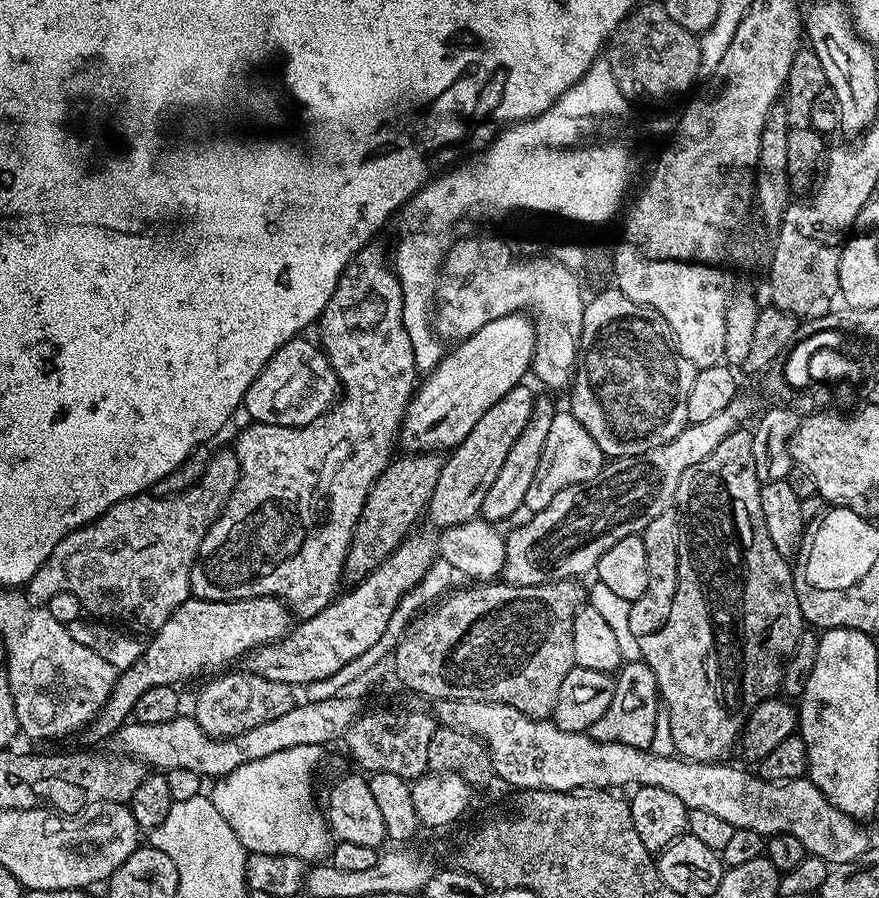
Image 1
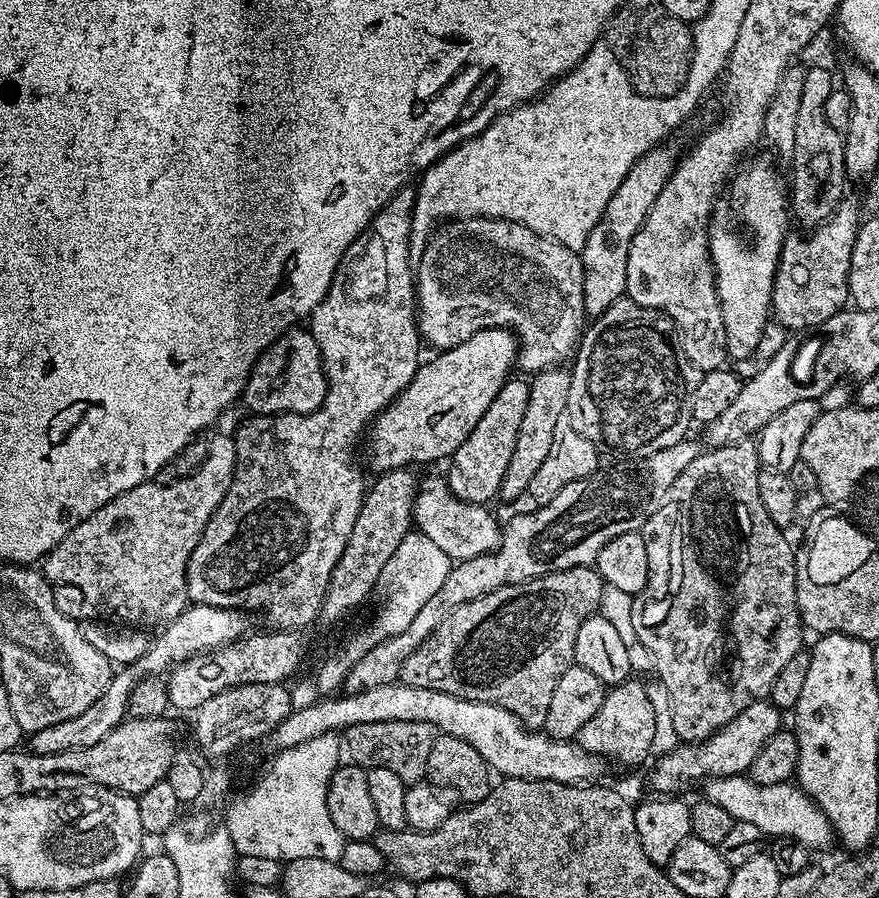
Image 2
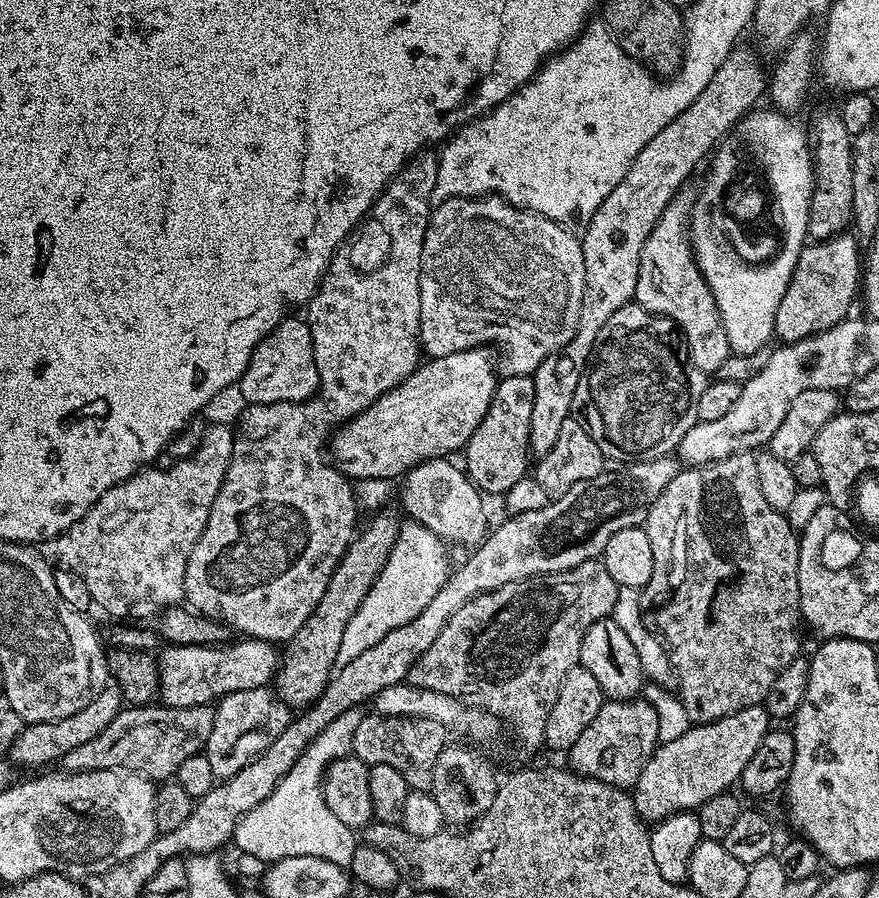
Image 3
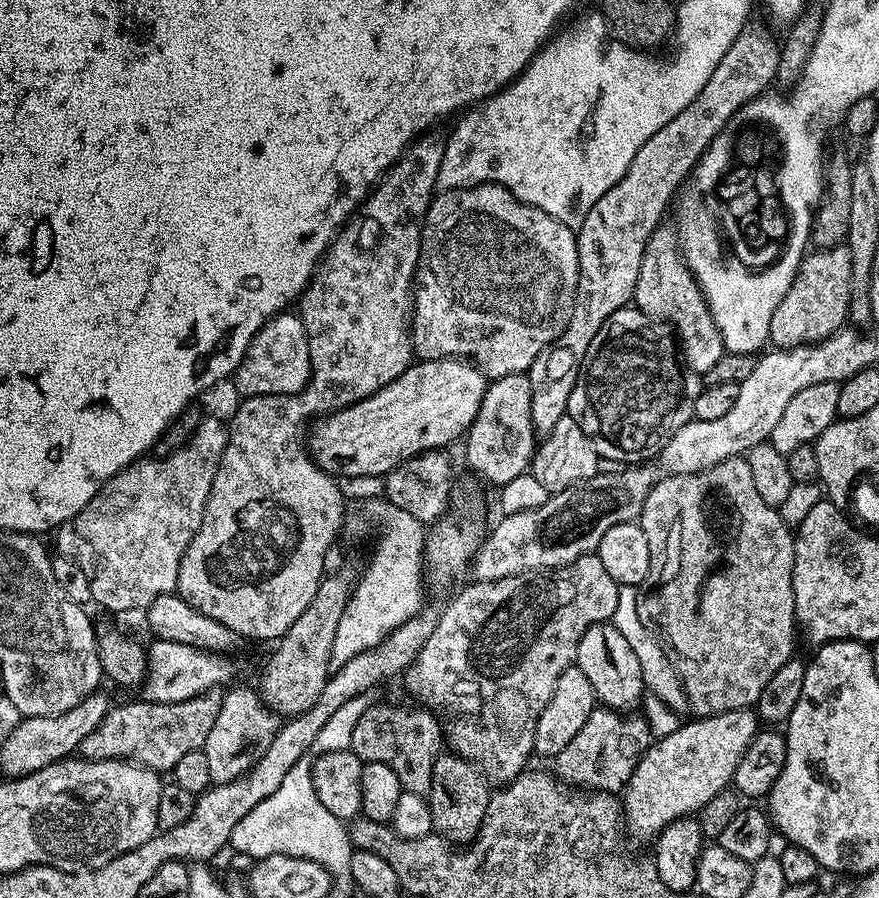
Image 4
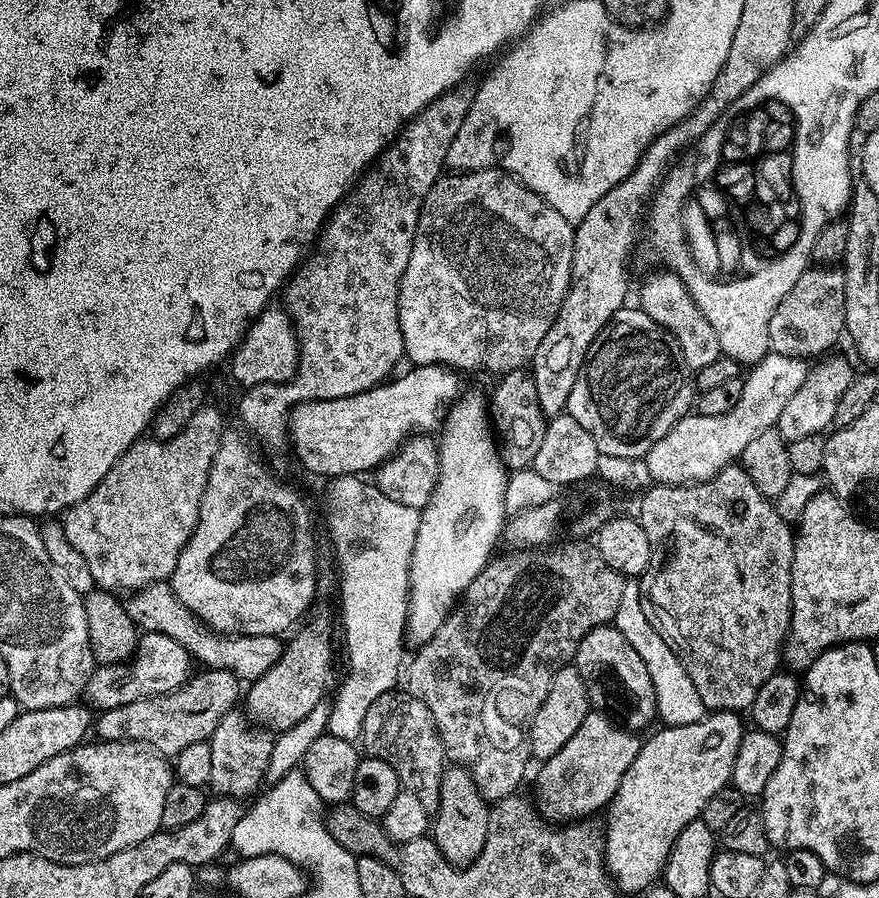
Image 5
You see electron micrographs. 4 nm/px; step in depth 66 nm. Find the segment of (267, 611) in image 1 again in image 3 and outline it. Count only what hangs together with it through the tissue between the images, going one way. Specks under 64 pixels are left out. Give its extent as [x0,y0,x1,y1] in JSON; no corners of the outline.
[7,686,122,770]

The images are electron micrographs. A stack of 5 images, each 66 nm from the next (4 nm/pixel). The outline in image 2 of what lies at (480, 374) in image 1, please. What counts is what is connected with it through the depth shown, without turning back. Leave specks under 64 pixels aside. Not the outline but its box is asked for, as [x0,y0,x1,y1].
[364,328,518,473]

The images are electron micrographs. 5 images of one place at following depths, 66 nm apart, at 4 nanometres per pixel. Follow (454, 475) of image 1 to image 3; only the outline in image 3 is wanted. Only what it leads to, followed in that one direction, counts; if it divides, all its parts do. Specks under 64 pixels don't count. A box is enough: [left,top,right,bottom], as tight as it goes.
[462,376,534,493]

